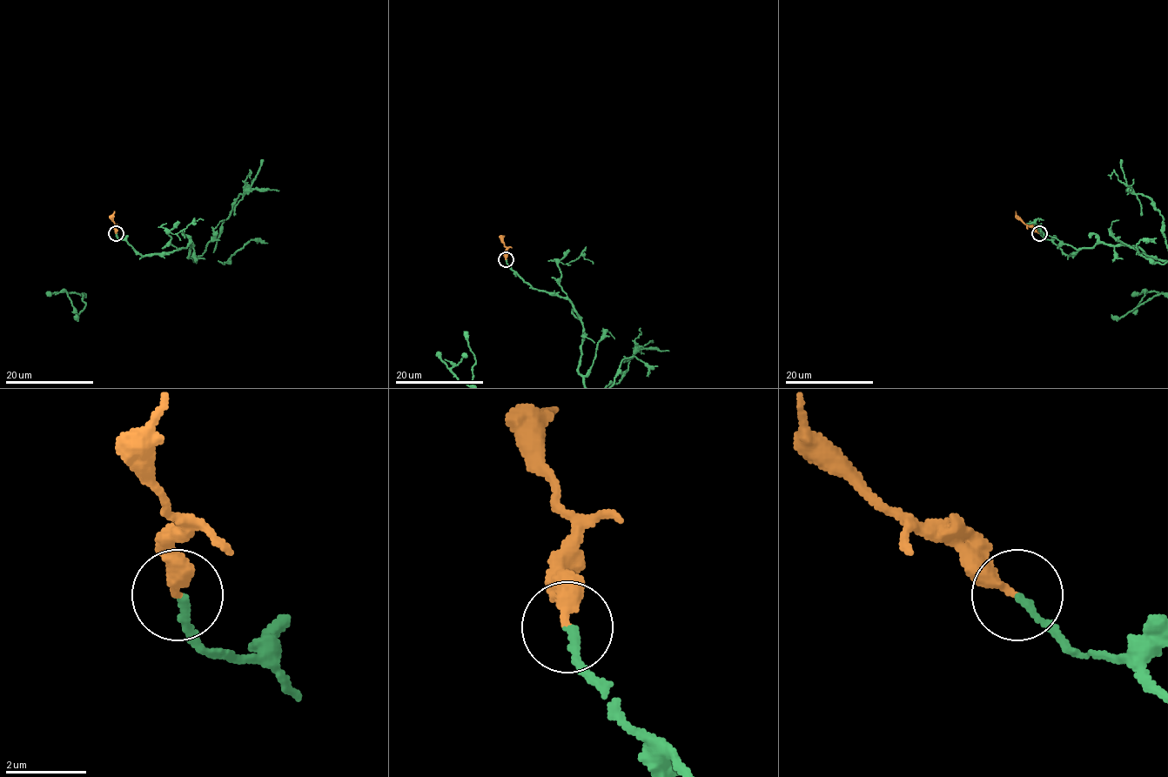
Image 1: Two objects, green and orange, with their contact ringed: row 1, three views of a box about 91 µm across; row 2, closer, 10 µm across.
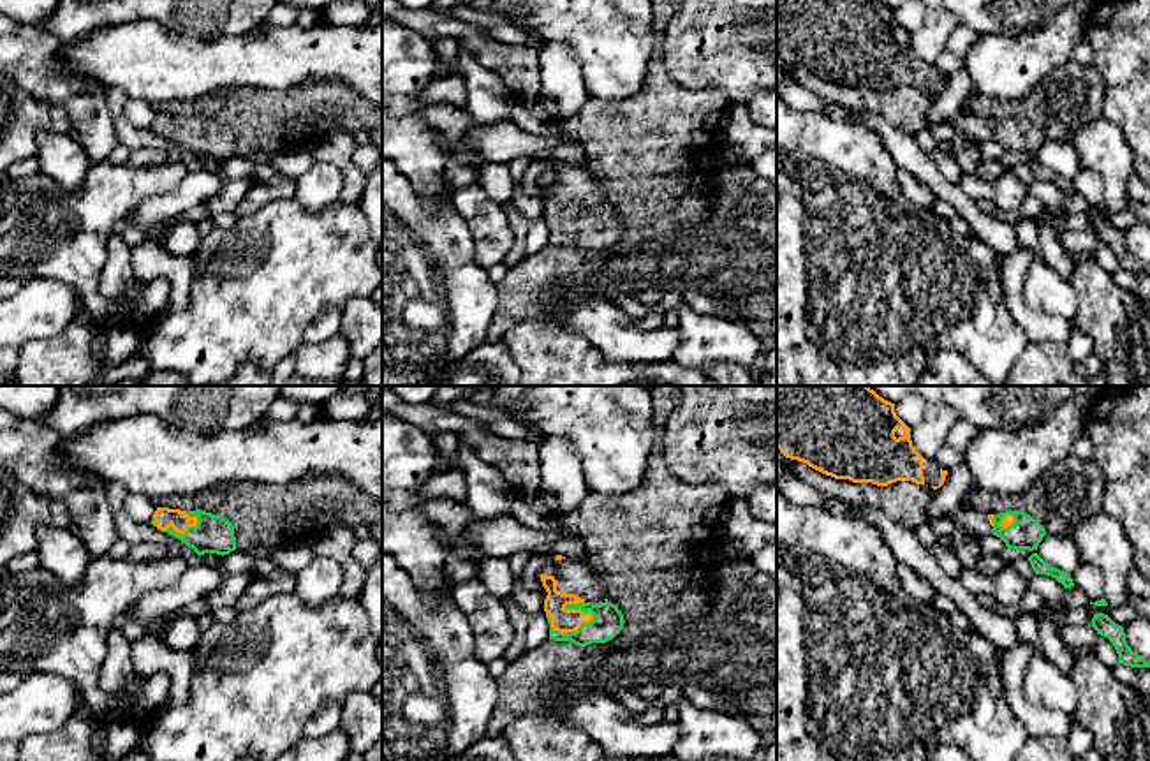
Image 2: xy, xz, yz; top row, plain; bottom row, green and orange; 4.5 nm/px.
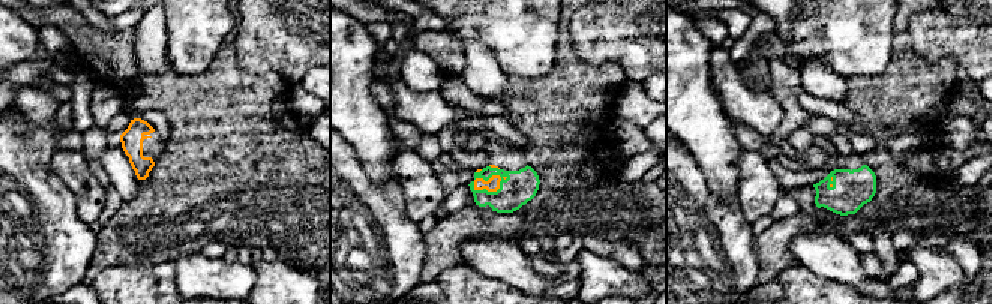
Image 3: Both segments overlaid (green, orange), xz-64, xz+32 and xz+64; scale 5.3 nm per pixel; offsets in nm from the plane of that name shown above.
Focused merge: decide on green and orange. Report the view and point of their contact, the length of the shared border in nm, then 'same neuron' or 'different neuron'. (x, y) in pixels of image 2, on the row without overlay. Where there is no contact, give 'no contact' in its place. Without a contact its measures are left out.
xz (567, 238) | 220 nm | same neuron

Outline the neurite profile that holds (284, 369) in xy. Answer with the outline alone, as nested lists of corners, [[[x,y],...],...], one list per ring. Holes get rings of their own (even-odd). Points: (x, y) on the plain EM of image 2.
[[[294,352],[284,356],[271,370],[269,379],[273,386],[282,386],[285,380],[289,380],[296,372],[296,358]]]

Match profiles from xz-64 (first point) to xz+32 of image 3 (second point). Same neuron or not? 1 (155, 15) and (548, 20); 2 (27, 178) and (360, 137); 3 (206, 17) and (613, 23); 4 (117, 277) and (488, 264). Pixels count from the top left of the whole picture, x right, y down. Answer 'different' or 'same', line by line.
1: different
2: different
3: different
4: different

